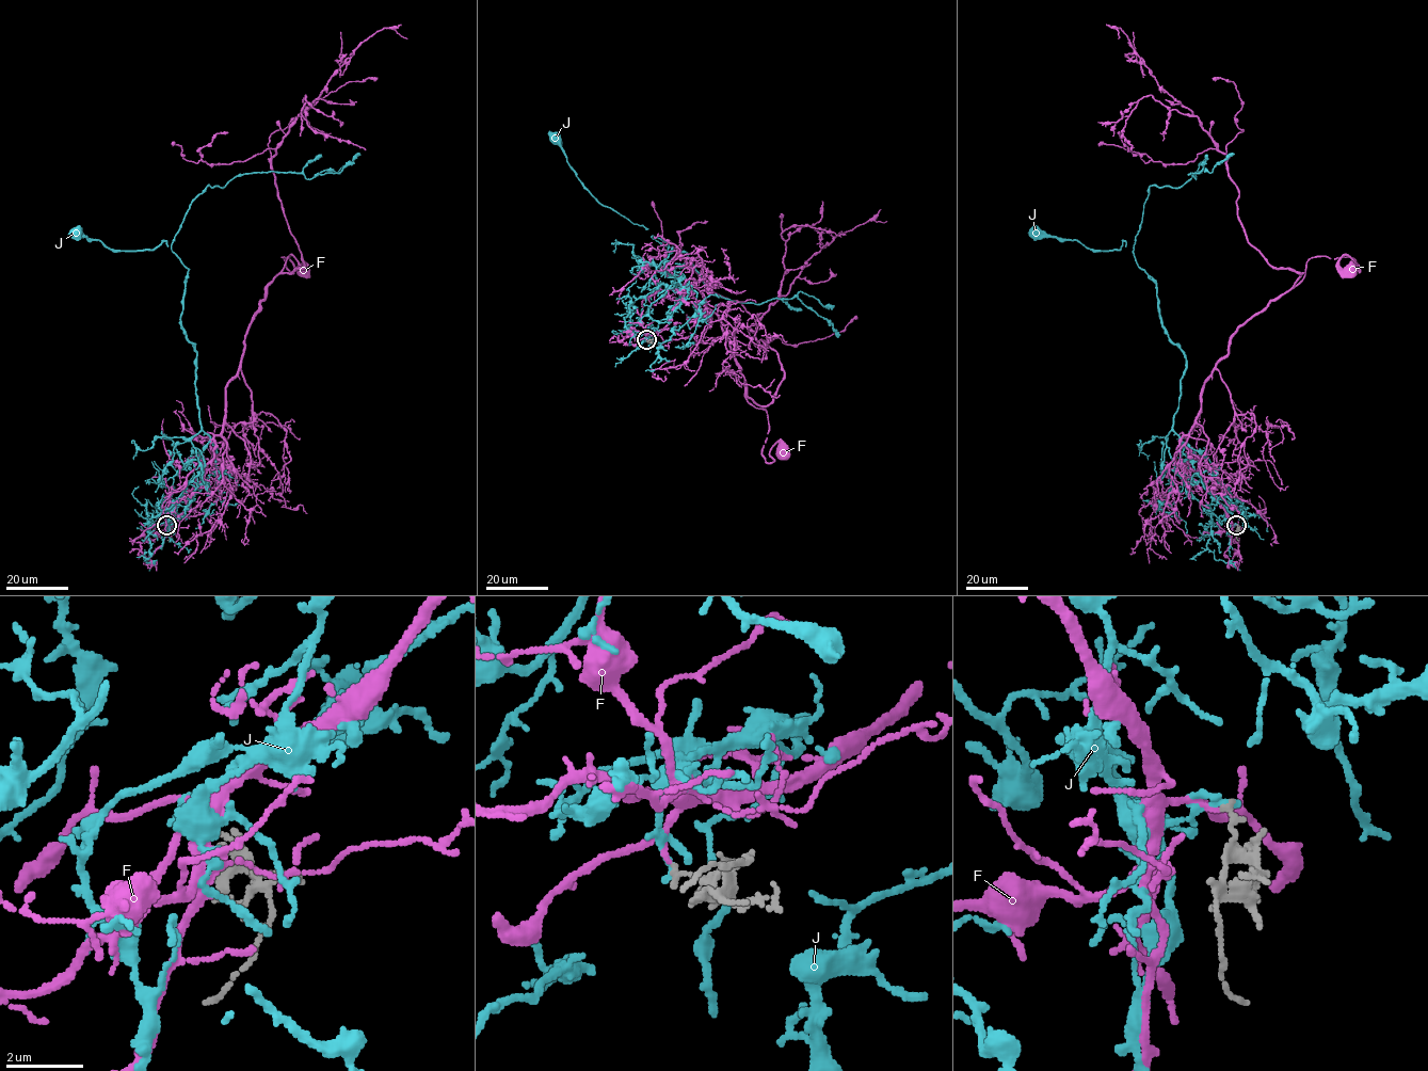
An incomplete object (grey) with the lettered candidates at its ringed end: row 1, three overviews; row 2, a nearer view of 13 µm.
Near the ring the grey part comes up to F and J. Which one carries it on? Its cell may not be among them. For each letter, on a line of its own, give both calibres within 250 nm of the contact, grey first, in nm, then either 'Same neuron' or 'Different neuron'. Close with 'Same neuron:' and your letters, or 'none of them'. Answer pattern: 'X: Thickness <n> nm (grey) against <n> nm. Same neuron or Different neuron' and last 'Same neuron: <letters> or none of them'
F: Thickness 140 nm (grey) against 100 nm. Same neuron
J: Thickness 140 nm (grey) against 140 nm. Different neuron
Same neuron: F

